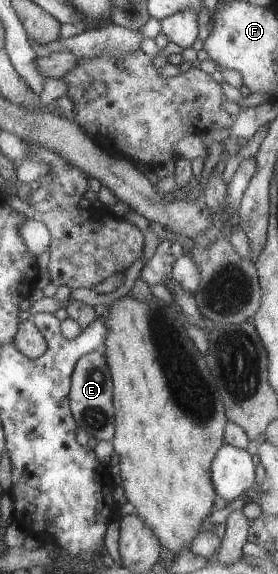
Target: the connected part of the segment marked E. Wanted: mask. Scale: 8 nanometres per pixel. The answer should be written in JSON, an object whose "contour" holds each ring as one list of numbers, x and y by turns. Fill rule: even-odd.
{"contour":[[92,350,84,354,76,363,71,373,70,404,77,426,82,428,89,437,94,436,99,441,112,442,114,438,114,404,112,404,112,376,105,354,101,350]]}

